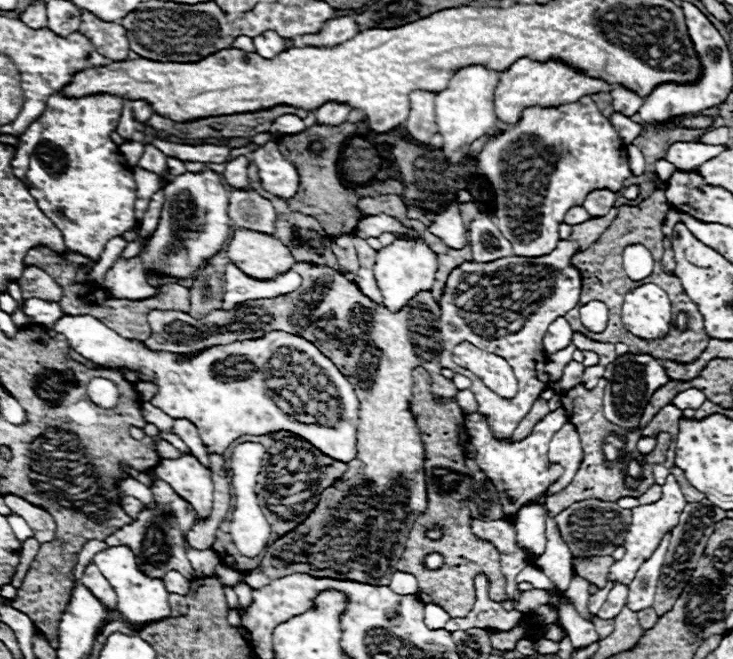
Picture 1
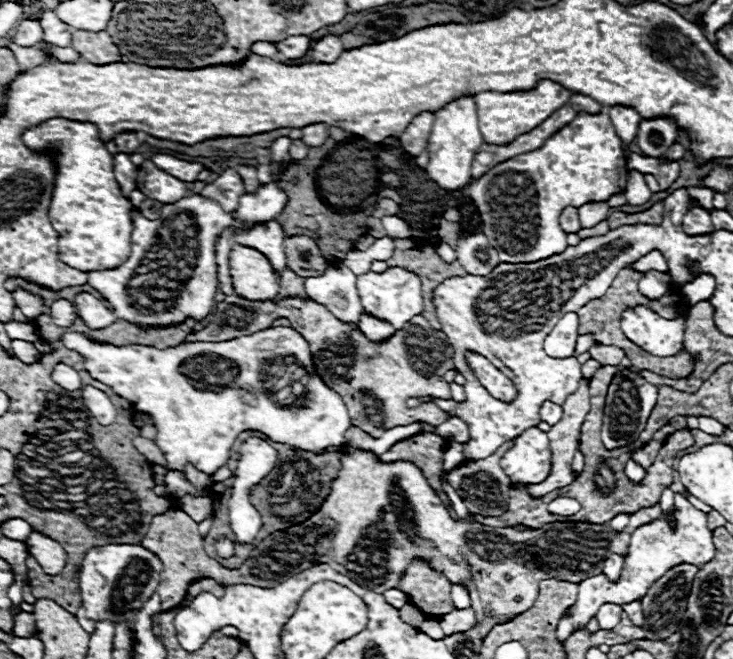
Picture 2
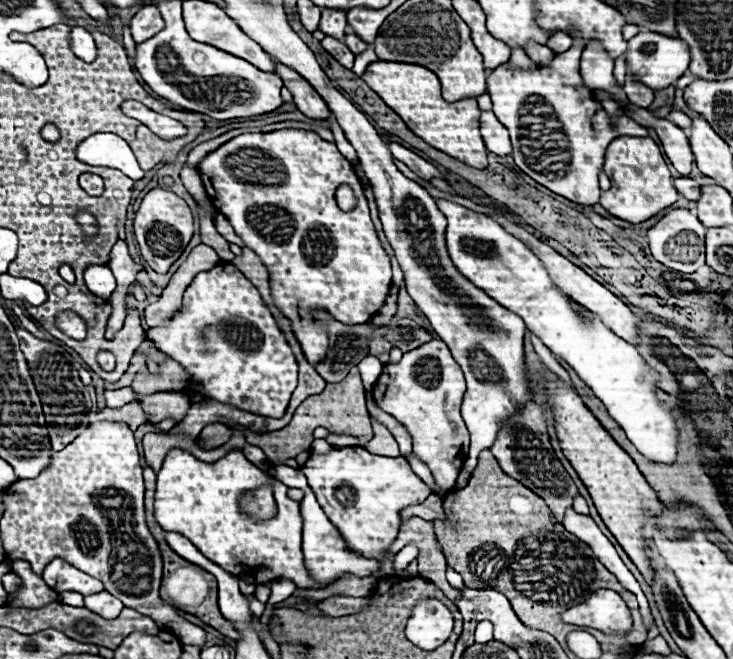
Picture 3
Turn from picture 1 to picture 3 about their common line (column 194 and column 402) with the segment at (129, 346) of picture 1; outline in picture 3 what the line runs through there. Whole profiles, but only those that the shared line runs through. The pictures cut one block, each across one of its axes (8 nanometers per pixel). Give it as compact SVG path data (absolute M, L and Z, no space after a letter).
M430 340L410 352L404 352L400 362L386 364L372 390L376 404L408 430L414 454L428 464L436 486L446 490L456 484L470 446L470 434L460 416L464 392L466 384L462 370L442 340Z

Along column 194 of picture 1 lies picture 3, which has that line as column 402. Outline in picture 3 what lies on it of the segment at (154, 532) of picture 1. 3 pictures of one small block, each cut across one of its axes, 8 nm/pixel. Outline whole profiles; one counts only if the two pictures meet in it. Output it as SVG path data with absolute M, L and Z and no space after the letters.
M430 494L430 498L426 498L422 504L418 506L410 506L406 510L402 510L402 520L408 520L410 516L422 516L424 520L446 520L442 502L436 494Z

